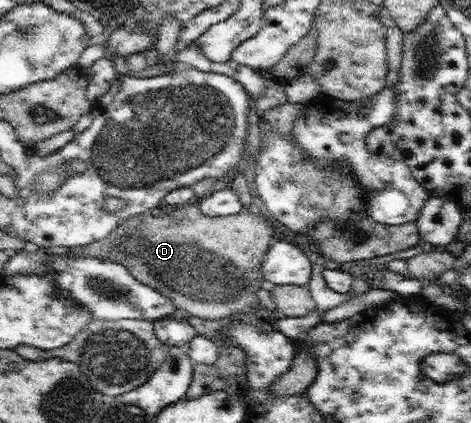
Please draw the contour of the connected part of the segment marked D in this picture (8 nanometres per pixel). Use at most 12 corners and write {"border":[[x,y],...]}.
{"border":[[198,201],[73,254],[123,263],[201,319],[261,306],[275,223]]}

